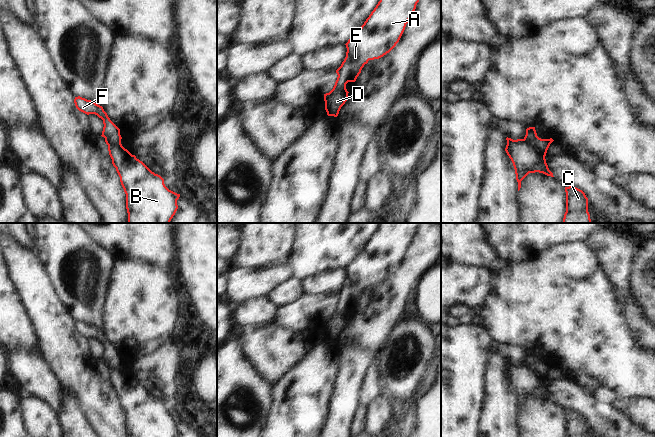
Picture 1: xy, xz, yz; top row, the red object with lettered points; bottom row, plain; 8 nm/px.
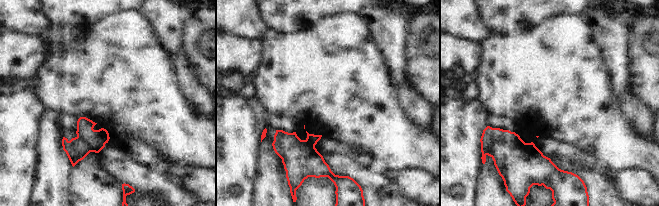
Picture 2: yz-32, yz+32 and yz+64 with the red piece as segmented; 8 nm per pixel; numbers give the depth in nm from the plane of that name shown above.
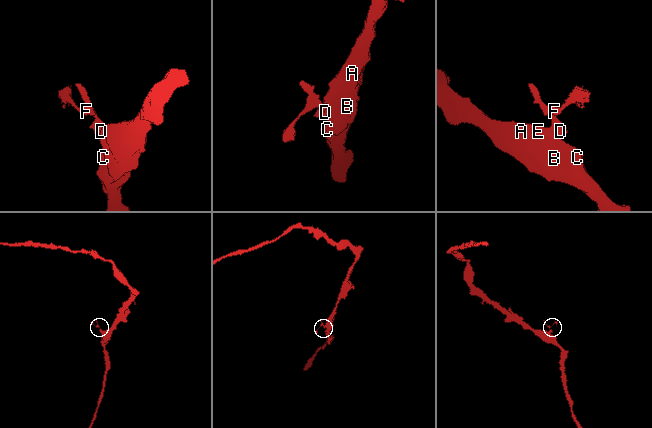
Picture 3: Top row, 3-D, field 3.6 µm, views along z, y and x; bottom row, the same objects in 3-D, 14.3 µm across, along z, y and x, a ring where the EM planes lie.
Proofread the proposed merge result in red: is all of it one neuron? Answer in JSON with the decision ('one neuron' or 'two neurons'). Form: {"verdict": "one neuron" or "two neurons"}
{"verdict": "two neurons"}

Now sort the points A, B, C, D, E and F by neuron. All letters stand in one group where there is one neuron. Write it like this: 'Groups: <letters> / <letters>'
Groups: A B C E / D F.

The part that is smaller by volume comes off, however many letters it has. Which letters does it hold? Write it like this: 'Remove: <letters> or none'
Remove: D, F

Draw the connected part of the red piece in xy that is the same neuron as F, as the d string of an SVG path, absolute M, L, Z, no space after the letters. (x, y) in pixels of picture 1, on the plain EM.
M80 320L75 321L74 327L79 335L87 339L95 338L103 344L104 351L101 360L105 362L108 371L122 370L120 353L110 344L102 330Z

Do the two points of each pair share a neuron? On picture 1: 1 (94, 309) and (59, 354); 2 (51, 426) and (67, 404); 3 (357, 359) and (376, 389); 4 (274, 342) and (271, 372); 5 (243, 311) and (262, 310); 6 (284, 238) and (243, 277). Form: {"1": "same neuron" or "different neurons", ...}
{"1": "different neurons", "2": "different neurons", "3": "different neurons", "4": "same neuron", "5": "same neuron", "6": "different neurons"}

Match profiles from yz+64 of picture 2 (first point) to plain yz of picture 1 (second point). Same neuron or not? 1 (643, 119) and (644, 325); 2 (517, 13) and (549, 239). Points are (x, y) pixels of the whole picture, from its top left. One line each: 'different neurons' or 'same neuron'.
1: same neuron
2: same neuron

